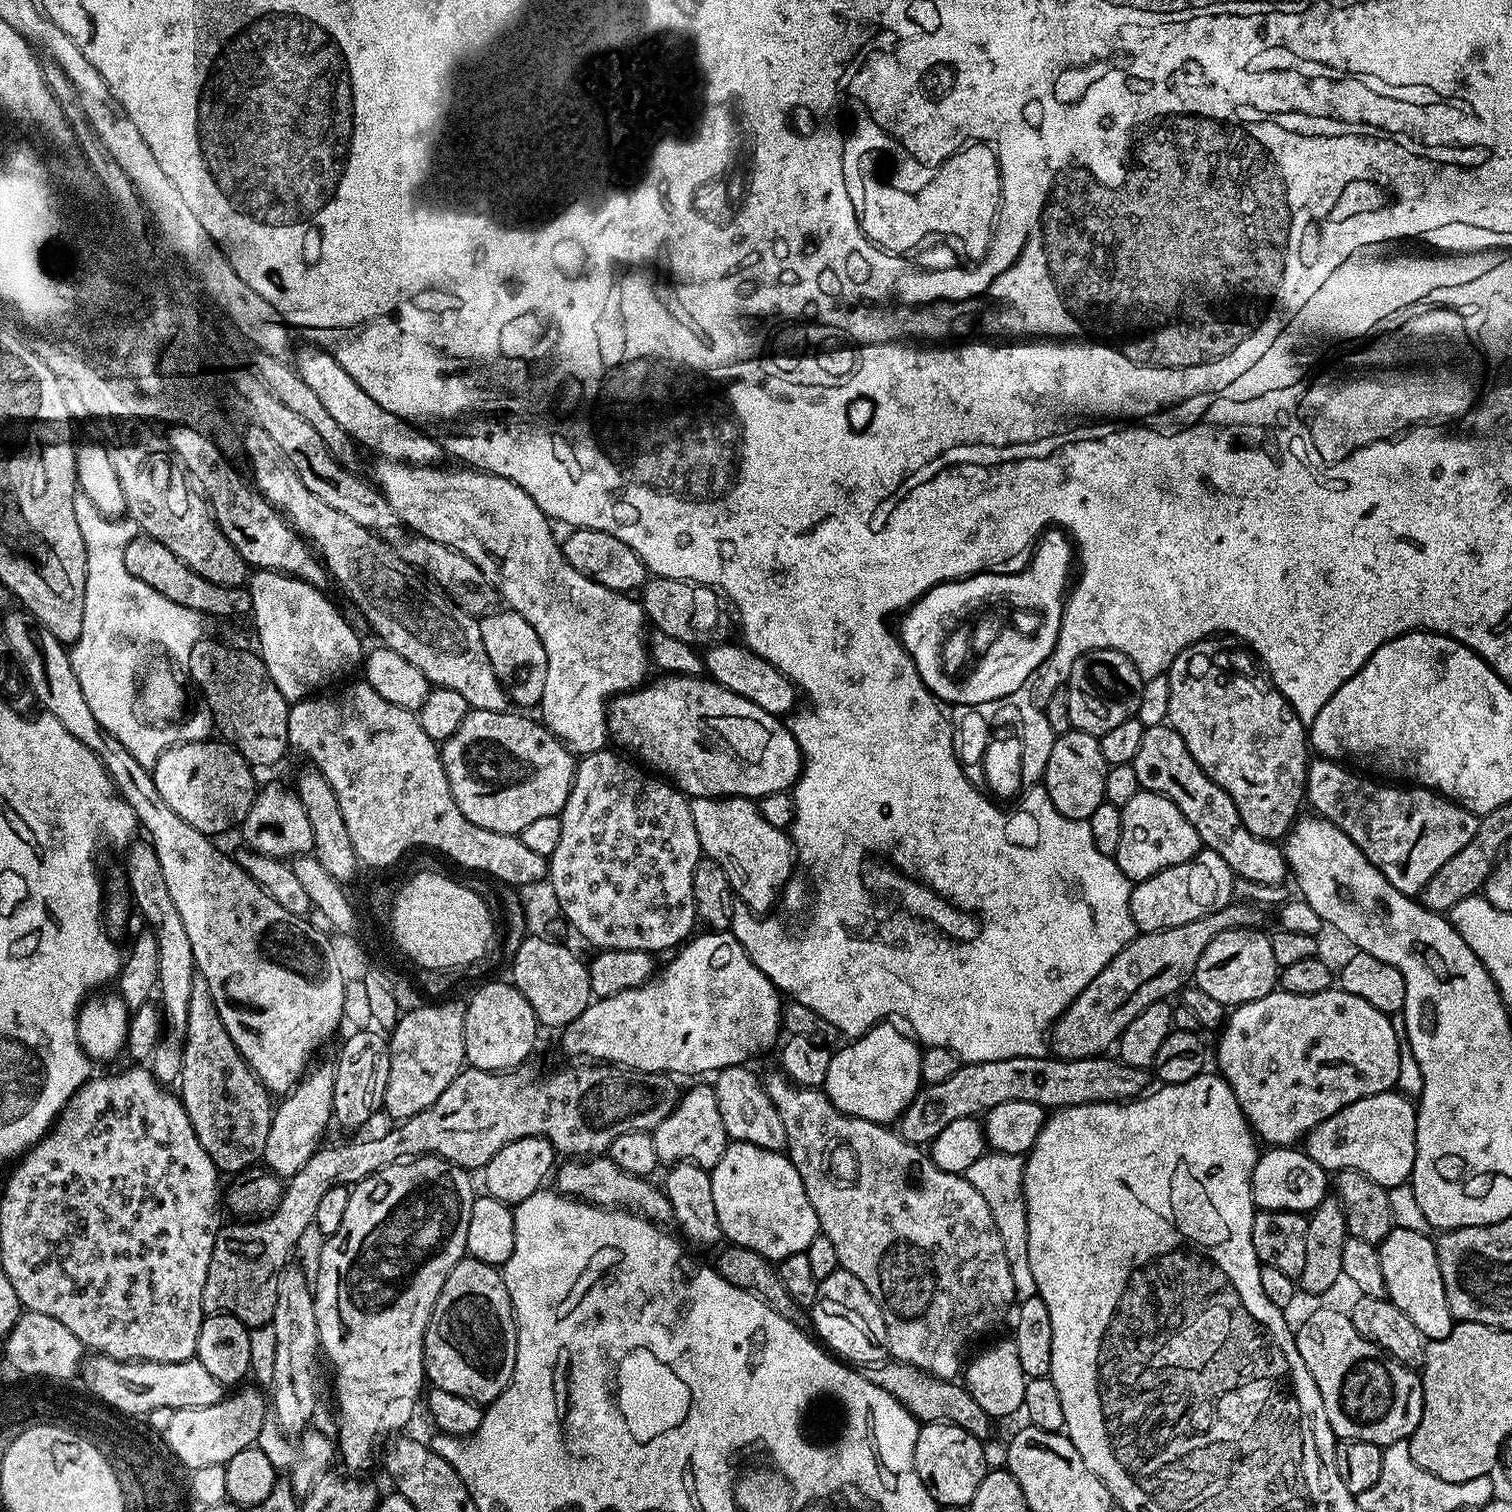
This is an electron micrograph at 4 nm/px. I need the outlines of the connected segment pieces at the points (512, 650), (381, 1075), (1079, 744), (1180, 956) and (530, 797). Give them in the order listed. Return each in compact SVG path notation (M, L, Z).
M493 610L487 616L479 617L486 658L490 658L490 666L494 666L494 674L498 674L498 682L502 682L509 701L520 710L535 709L546 686L546 650L542 646L542 638L534 634L534 626L530 626L522 614L500 611Z
M380 1030L353 1031L353 1036L340 1048L340 1057L334 1060L336 1073L334 1074L334 1090L332 1115L335 1123L344 1128L360 1128L372 1115L378 1113L384 1106L386 1094L386 1078L390 1078L390 1050L385 1033Z
M1069 730L1059 733L1050 750L1050 762L1046 762L1046 770L1042 786L1050 794L1050 802L1067 820L1088 820L1098 806L1105 803L1106 774L1109 764L1102 758L1102 746L1097 737Z
M1233 902L1222 910L1214 910L1214 914L1206 914L1206 918L1194 918L1194 922L1185 922L1183 926L1133 936L1132 941L1105 966L1102 974L1098 974L1074 1002L1070 1002L1068 1009L1052 1025L1051 1055L1062 1060L1081 1060L1107 1053L1108 1047L1119 1041L1126 1026L1130 1026L1146 1006L1172 998L1193 979L1194 961L1210 942L1214 942L1214 938L1218 938L1218 934L1235 928L1252 928L1255 911L1257 909L1247 903Z
M473 708L466 718L462 718L462 726L458 726L458 730L439 745L440 761L446 770L454 802L458 802L458 810L462 810L464 817L474 822L474 826L482 826L491 832L519 834L537 818L559 816L566 806L576 773L577 757L544 723L528 716L531 715L516 710L495 712Z

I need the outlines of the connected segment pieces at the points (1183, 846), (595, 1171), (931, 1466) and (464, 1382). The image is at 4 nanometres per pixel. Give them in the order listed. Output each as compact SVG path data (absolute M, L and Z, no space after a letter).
M1142 790L1138 794L1134 794L1134 798L1130 798L1130 802L1126 802L1126 806L1120 809L1120 813L1122 814L1122 838L1118 842L1118 850L1114 859L1116 865L1122 870L1122 874L1126 874L1133 882L1150 878L1170 866L1178 866L1182 862L1194 858L1196 853L1201 851L1199 834L1194 830L1194 826L1190 826L1190 822L1182 814L1182 810L1178 810L1178 806L1174 806L1174 802L1170 802L1170 798L1160 796L1156 792Z
M607 1155L565 1159L555 1169L555 1180L555 1191L561 1196L571 1196L574 1200L595 1204L597 1208L631 1212L656 1224L669 1223L672 1220L672 1208L669 1206L668 1196L657 1185L656 1187L652 1185L651 1179L622 1170Z
M925 1424L921 1427L918 1442L914 1446L914 1466L929 1497L937 1505L967 1506L972 1503L986 1471L984 1448L982 1441L974 1438L974 1434L962 1430L962 1426Z
M465 1258L457 1262L438 1294L436 1309L424 1335L424 1374L431 1387L450 1390L481 1406L495 1405L512 1381L516 1361L516 1318L499 1267Z

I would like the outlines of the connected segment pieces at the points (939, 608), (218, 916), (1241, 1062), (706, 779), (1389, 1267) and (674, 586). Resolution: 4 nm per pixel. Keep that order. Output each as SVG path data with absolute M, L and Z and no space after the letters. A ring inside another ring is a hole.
M1049 525L1044 530L1031 534L1029 541L1026 542L1026 546L1022 550L1018 550L1018 554L1014 557L1014 562L1007 562L998 566L985 566L985 568L971 568L964 571L963 574L957 574L956 576L933 578L932 584L928 584L922 591L916 592L914 599L903 600L898 607L888 608L884 612L884 616L878 618L880 634L888 639L888 643L894 646L894 650L898 654L903 654L906 658L910 658L912 666L918 670L918 678L931 690L933 696L945 705L988 706L991 700L1001 699L1000 701L1003 701L1005 698L1008 698L1003 698L1003 696L1008 696L1011 692L1018 691L1024 683L1027 685L1043 668L1051 652L1055 652L1058 634L1063 625L1067 607L1071 605L1071 599L1073 598L1073 594L1069 590L1070 580L1068 584L1068 575L1072 575L1072 578L1079 578L1082 574L1086 574L1085 559L1083 544L1079 537L1075 537L1075 533L1072 532L1070 526Z
M11 612L7 613L9 616L2 628L8 634L15 659L18 664L20 660L28 675L33 694L40 699L39 707L58 718L58 722L62 722L66 731L74 734L82 746L94 750L117 794L132 807L139 827L148 831L145 832L147 839L151 840L158 854L158 862L162 862L166 887L174 898L174 906L178 906L178 914L182 914L182 923L186 925L186 938L190 938L190 950L194 950L197 973L204 976L210 986L210 994L222 1018L222 1026L226 1026L226 1034L230 1034L234 1046L238 1046L242 1058L269 1093L291 1092L313 1063L312 1052L318 1051L344 1020L345 981L338 970L329 933L319 932L311 924L311 919L282 910L274 898L265 894L264 889L241 870L231 855L219 852L209 837L194 830L190 822L182 822L182 818L162 802L162 794L158 794L158 786L154 786L151 771L144 768L142 762L130 754L129 748L118 742L118 738L111 736L90 710L90 702L86 702L86 694L82 694L82 686L78 686L78 674L74 674L69 649L28 612Z
M1338 986L1327 988L1322 994L1310 994L1309 996L1274 990L1254 1002L1238 1004L1231 1009L1230 1015L1224 1021L1224 1027L1218 1032L1220 1041L1216 1044L1216 1064L1220 1068L1217 1069L1219 1075L1223 1076L1225 1082L1230 1086L1230 1090L1234 1090L1234 1098L1238 1098L1238 1106L1242 1106L1242 1114L1247 1118L1253 1133L1263 1143L1265 1140L1265 1145L1268 1146L1292 1146L1307 1136L1314 1126L1318 1126L1326 1118L1338 1114L1338 1110L1367 1096L1396 1088L1402 1040L1401 1037L1394 1034L1392 1021L1393 1017L1389 1013L1374 1010L1374 1006L1370 1006L1370 1002L1365 1002L1363 998L1357 998L1354 994L1346 994Z
M667 674L659 678L661 680L653 679L632 692L622 692L615 697L608 721L608 735L613 745L621 744L616 746L625 753L633 752L628 754L653 773L667 778L689 798L759 798L775 792L788 792L795 785L800 776L802 757L791 727L783 719L762 710L762 706L754 706L754 702L726 690L710 678Z
M1397 1228L1379 1244L1382 1278L1386 1278L1386 1296L1392 1301L1424 1336L1425 1341L1446 1338L1450 1334L1454 1317L1450 1302L1446 1302L1446 1286L1442 1282L1442 1270L1438 1266L1436 1240L1431 1235Z
M652 576L639 589L638 599L644 606L647 623L657 632L670 634L670 638L678 638L693 646L708 646L713 641L724 642L729 639L725 601L718 595L717 589L709 588L706 584Z

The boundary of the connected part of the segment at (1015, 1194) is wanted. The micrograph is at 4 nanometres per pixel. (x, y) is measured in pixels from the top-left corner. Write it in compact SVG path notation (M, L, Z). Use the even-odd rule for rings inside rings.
M989 1151L962 1174L970 1186L974 1186L974 1190L986 1198L986 1206L990 1206L990 1214L994 1214L994 1226L998 1226L998 1234L1002 1234L1002 1250L1006 1250L1006 1262L1010 1262L1010 1278L1014 1282L1017 1301L1036 1295L1034 1274L1030 1270L1030 1242L1026 1234L1023 1170L1024 1160L1021 1157Z

